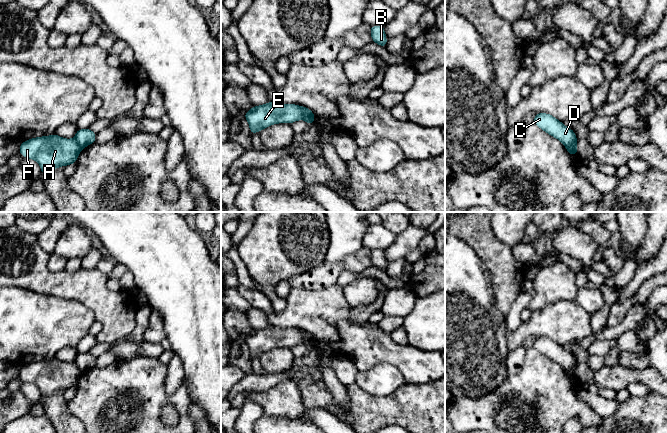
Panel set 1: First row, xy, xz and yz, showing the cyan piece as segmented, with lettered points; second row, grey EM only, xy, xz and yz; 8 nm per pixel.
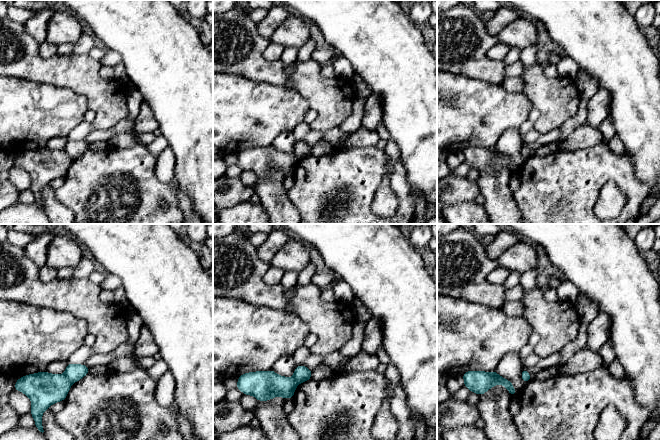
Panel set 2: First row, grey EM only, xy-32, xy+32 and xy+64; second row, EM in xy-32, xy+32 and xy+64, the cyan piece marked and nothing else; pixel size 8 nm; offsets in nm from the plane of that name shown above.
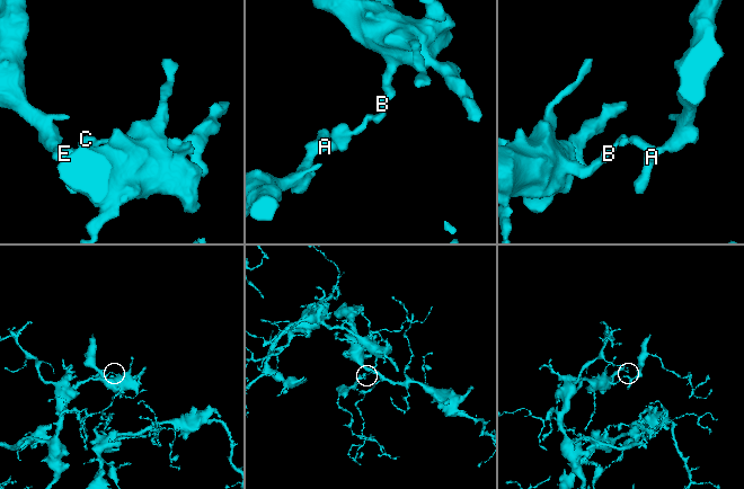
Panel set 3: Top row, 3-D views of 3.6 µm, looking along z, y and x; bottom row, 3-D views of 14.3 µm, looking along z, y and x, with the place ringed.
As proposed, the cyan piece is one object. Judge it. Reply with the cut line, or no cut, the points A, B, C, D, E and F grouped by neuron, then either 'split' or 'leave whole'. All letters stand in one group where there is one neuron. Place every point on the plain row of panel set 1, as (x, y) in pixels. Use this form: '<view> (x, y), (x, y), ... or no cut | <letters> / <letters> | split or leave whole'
xz (298, 330), (303, 342) | A E F / B C D | split

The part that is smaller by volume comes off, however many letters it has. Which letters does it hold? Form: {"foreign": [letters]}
{"foreign": ["A", "E", "F"]}

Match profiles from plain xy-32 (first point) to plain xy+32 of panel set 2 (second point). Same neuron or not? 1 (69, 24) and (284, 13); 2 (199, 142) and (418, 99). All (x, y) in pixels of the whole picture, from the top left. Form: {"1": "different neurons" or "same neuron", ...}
{"1": "different neurons", "2": "same neuron"}

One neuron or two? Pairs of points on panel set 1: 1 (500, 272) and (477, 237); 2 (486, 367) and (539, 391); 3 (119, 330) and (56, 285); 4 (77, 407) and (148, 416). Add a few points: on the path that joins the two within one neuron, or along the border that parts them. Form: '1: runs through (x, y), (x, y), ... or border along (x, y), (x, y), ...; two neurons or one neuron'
1: runs through (500, 263), (500, 260), (486, 246); one neuron
2: border along (507, 374), (499, 385), (489, 391); two neurons
3: runs through (107, 313), (79, 285), (73, 285); one neuron
4: runs through (95, 404), (107, 404), (118, 416), (130, 416); one neuron

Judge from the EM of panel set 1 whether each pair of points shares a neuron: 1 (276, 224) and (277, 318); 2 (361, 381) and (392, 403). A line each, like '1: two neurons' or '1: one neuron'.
1: two neurons
2: two neurons

